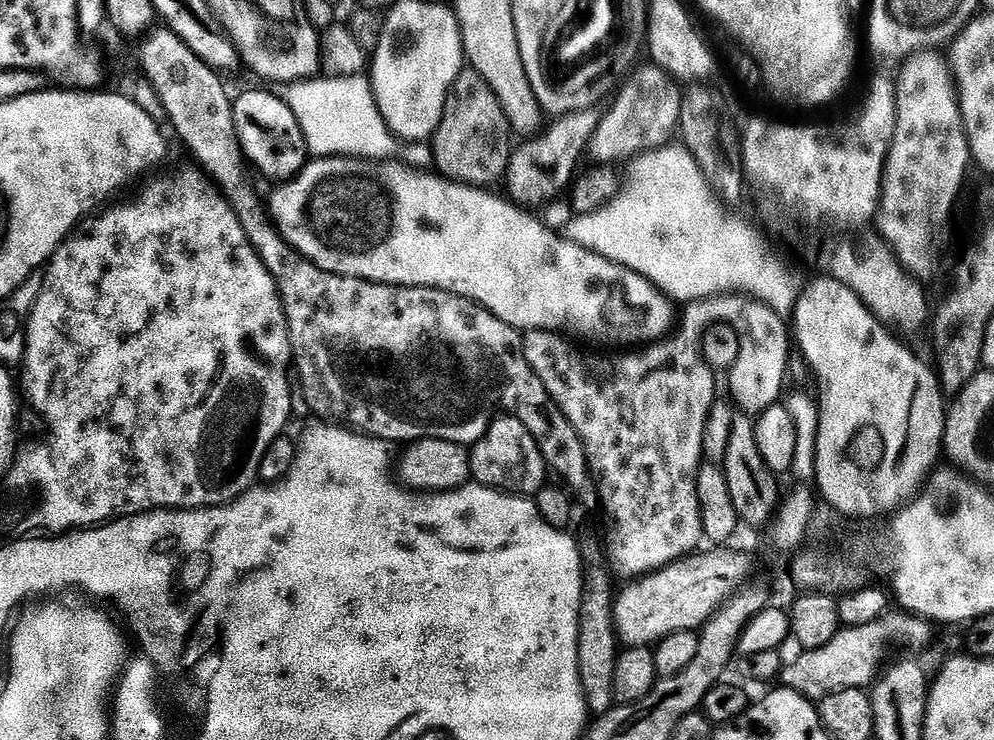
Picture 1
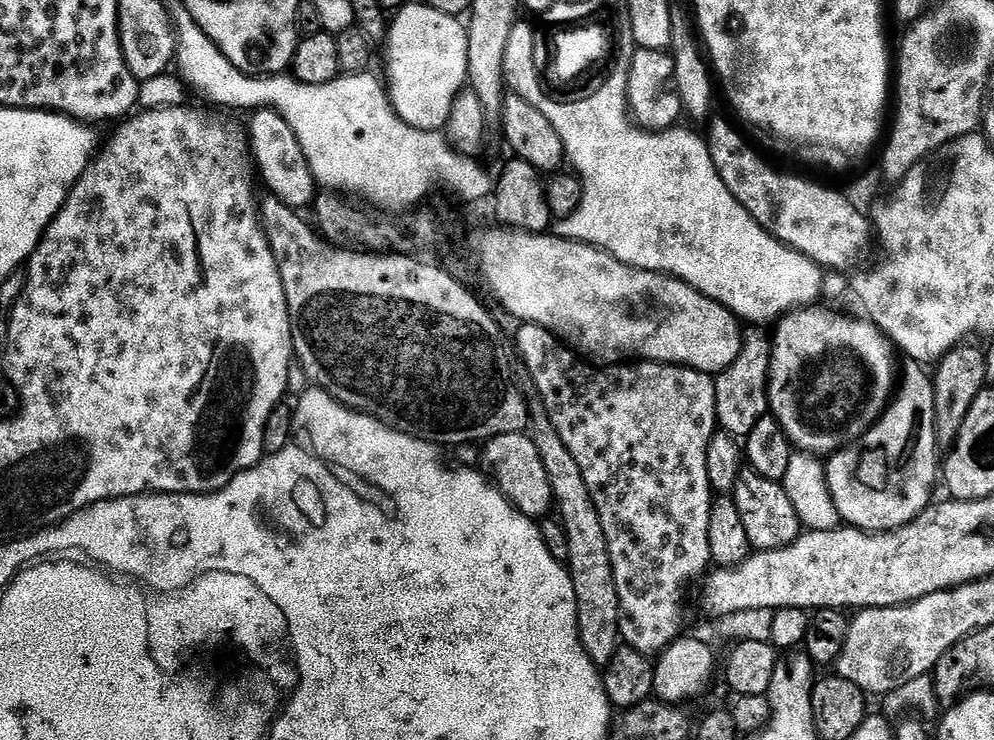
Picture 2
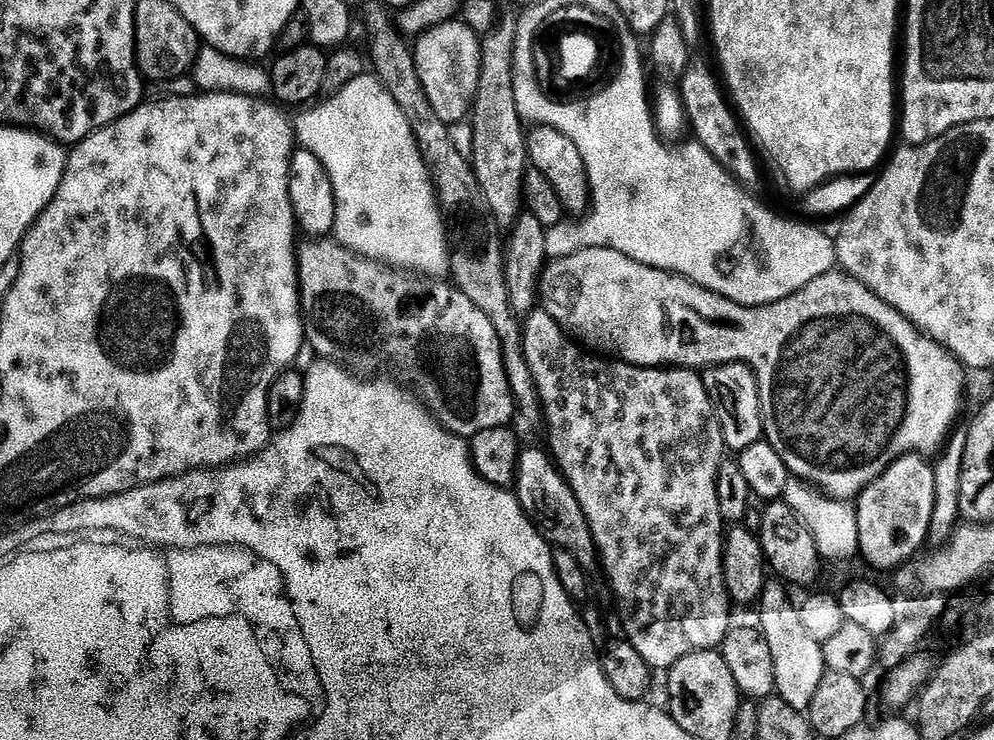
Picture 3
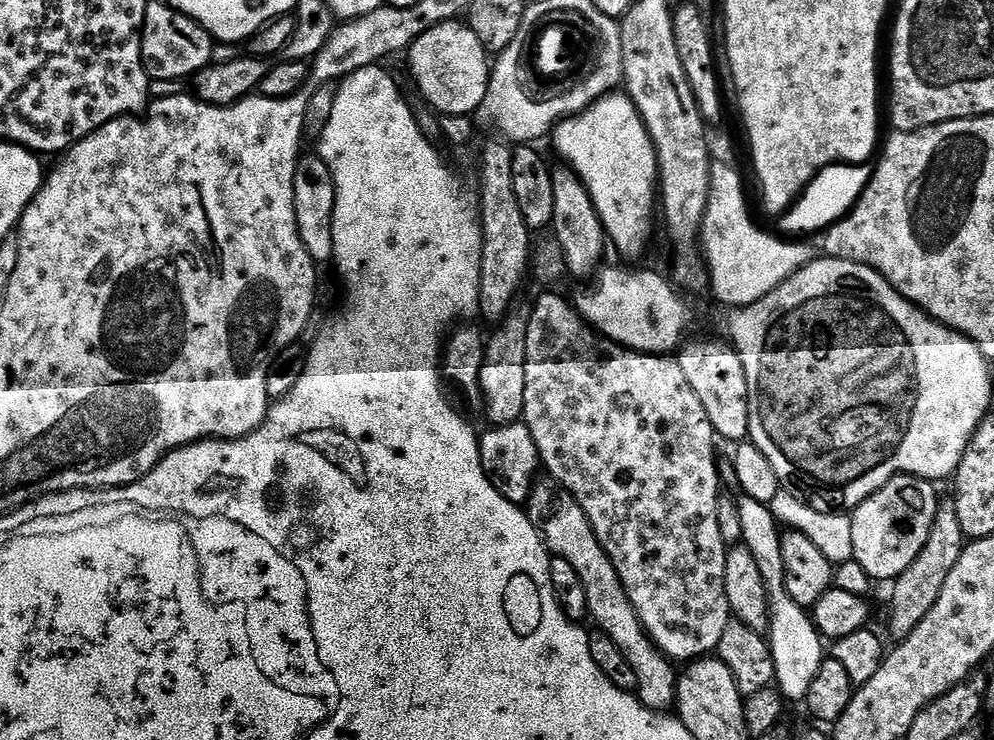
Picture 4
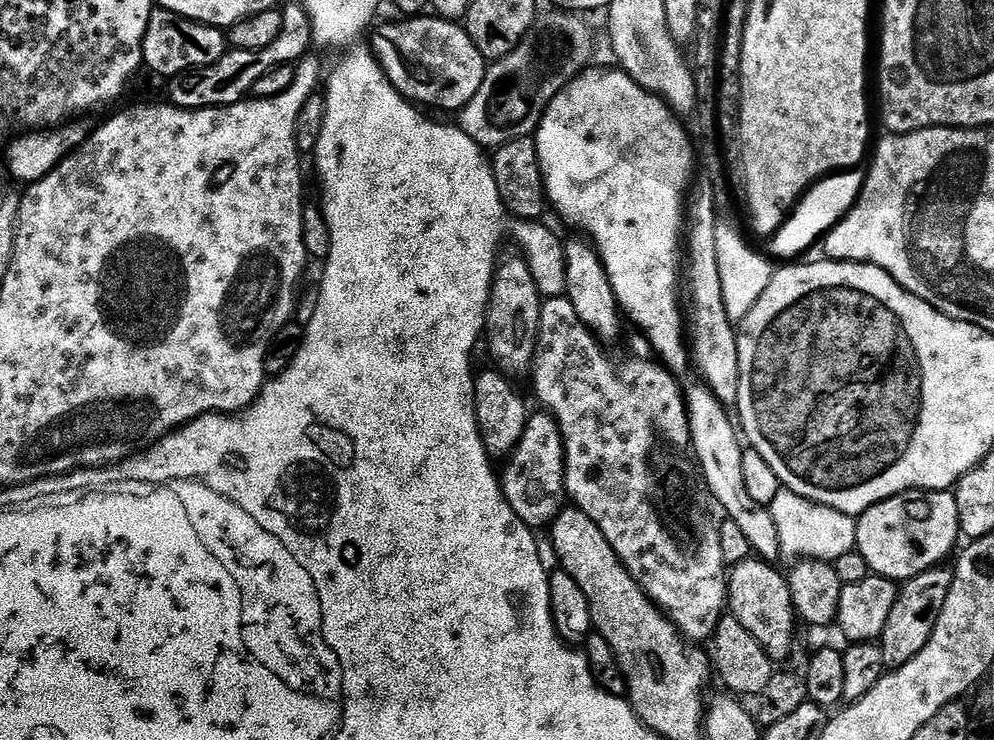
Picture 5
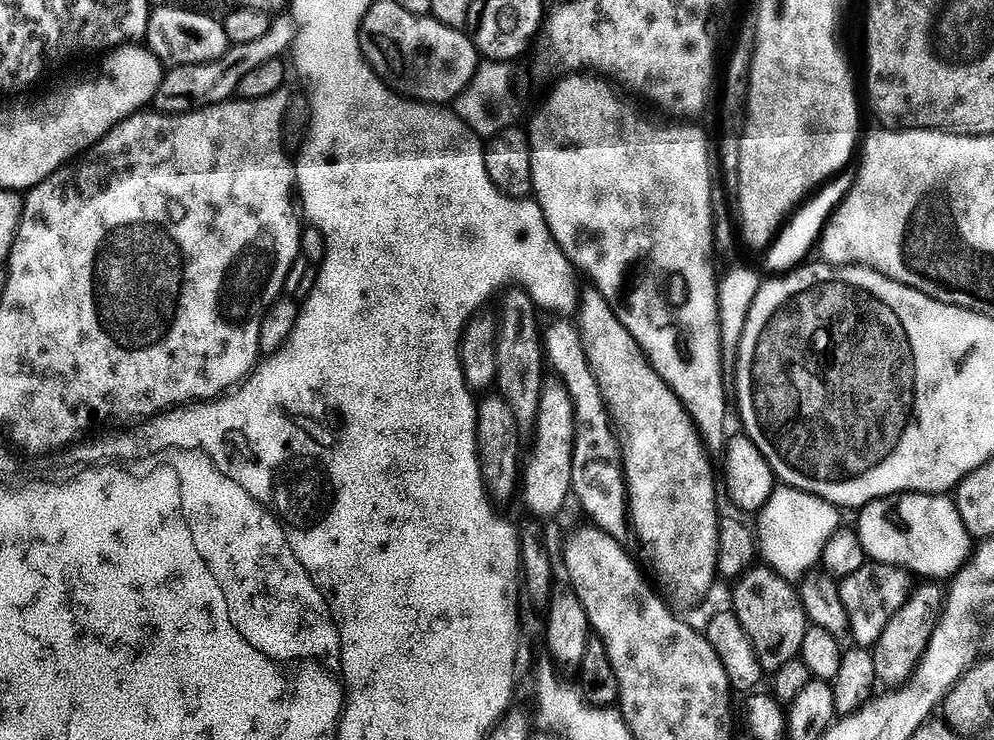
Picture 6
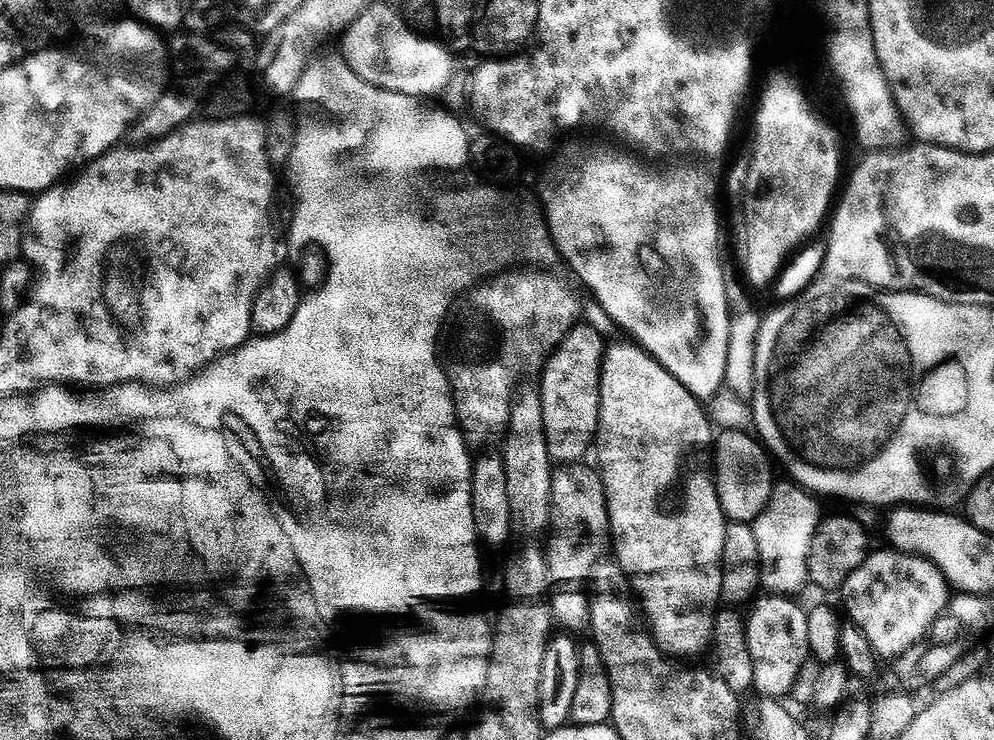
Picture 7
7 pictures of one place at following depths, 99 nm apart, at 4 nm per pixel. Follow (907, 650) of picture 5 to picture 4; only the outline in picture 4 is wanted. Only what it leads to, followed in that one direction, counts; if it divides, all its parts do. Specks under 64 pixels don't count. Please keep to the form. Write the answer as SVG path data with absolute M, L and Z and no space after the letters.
M941 497L937 503L934 525L930 530L926 546L918 554L918 558L910 564L893 583L892 600L890 602L890 630L901 640L910 635L920 624L922 618L933 609L934 602L942 592L946 578L950 571L957 565L958 558L966 547L966 537L958 522L957 506L955 499Z

